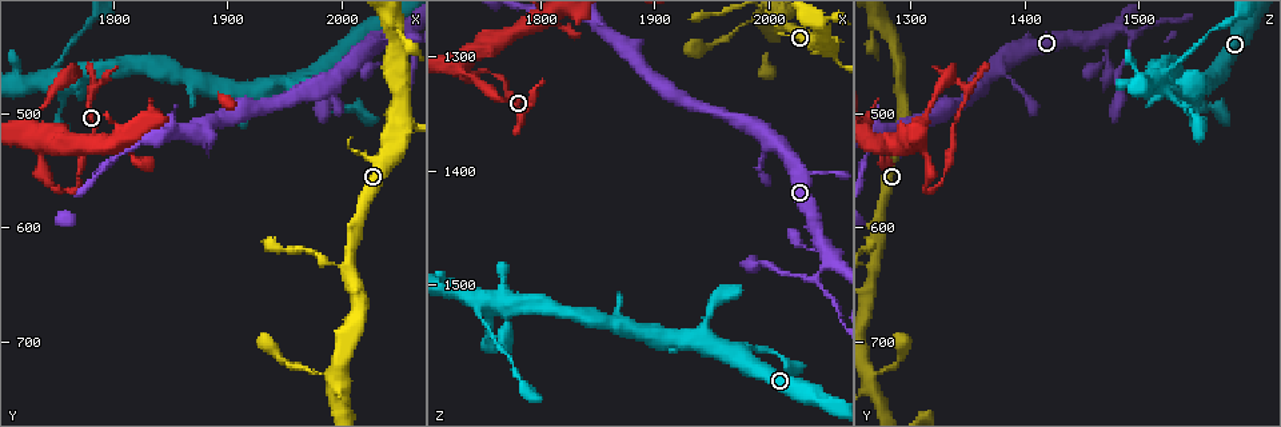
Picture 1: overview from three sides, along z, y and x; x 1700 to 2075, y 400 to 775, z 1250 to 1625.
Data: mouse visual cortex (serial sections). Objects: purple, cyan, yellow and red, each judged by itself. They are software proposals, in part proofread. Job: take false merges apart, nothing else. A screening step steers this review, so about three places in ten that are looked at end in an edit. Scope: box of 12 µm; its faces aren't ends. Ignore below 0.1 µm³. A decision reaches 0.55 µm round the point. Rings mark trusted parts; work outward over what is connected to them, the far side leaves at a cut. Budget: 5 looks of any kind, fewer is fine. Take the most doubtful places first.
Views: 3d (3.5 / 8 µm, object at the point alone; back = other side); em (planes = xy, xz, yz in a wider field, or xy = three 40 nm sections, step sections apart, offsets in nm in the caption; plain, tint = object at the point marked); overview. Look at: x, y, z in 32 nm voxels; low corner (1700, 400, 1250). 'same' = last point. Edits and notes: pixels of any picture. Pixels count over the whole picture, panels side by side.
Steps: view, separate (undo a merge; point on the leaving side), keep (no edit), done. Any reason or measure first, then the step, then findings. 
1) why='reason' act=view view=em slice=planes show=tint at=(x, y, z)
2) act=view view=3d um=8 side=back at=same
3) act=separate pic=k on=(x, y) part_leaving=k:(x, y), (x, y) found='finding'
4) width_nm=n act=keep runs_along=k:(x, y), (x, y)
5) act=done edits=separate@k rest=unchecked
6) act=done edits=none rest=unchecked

why='abrupt turn' act=view view=3d um=3.5 at=(1746, 468, 1516)

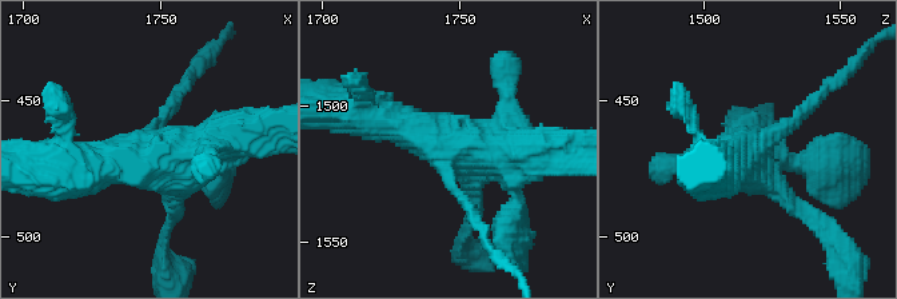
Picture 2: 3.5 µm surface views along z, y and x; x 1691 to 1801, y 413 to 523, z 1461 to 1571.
why='shape alone is not enough' act=view view=em slice=xy step=2 show=tint at=(1747, 469, 1517)

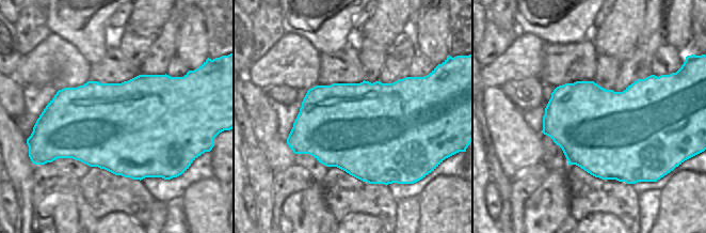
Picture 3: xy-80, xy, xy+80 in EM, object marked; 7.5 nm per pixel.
act=view view=em slice=xy step=5 show=tint at=same

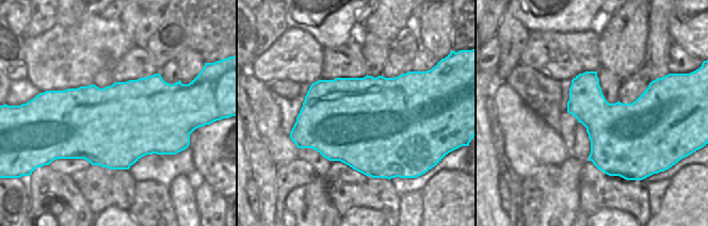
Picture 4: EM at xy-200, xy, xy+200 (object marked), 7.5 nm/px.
act=keep runs_along=2:(263, 134), (91, 166) found='continuous, no second cell'

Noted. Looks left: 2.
why='thick turns thin' act=view view=3d um=3.5 side=back at=(1748, 568, 1314)

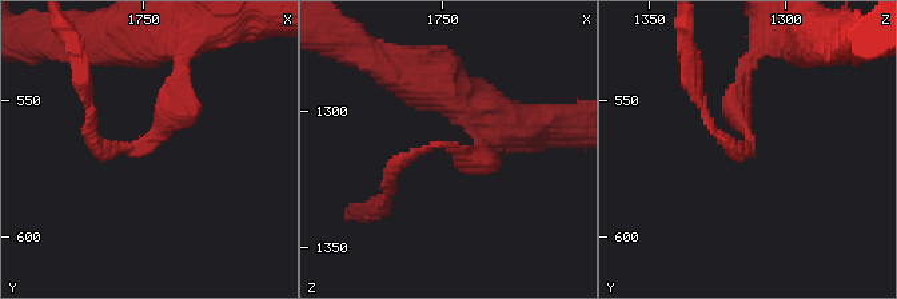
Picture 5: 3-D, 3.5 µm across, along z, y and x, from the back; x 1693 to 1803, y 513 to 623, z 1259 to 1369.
arm_widths_nm=150,300 why='need the tissue' act=view view=em slice=xy step=3 show=tint at=(1751, 565, 1313)

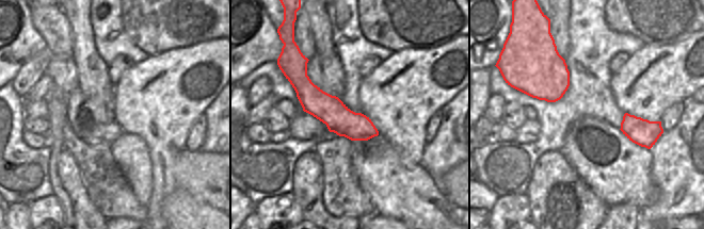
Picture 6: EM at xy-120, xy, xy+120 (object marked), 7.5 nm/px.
act=separate pic=5 on=(744, 114) part_leaving=5:(749, 143), (736, 102), (756, 48) found='a second cell is stuck on'

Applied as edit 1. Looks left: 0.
act=done edits=separate@5 rest=unchecked

